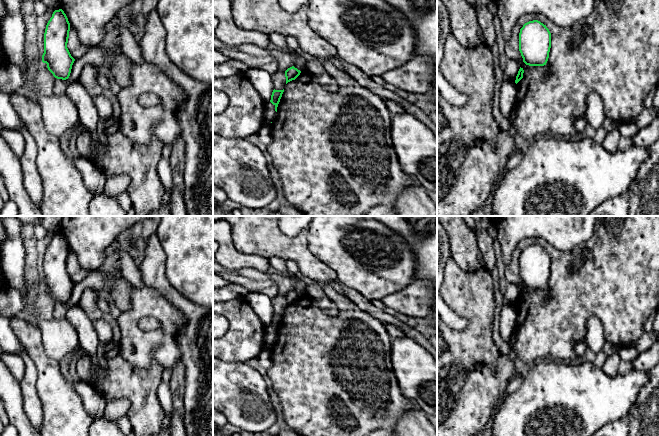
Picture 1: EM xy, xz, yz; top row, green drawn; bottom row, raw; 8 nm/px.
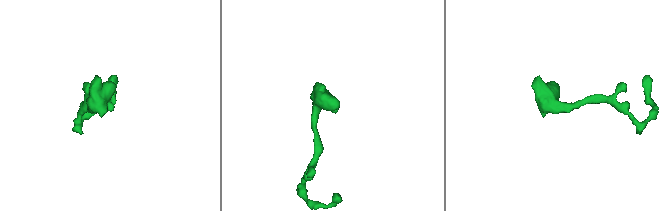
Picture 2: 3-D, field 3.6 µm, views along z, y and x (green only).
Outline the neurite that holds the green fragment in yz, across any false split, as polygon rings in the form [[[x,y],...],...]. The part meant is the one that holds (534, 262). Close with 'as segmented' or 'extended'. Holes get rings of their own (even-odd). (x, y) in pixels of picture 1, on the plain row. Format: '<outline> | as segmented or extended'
[[[529,245],[520,253],[519,275],[526,289],[546,289],[550,272],[551,257],[540,245]]] | as segmented

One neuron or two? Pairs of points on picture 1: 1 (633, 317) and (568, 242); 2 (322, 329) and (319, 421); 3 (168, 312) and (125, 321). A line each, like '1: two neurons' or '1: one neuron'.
1: two neurons
2: one neuron
3: one neuron

